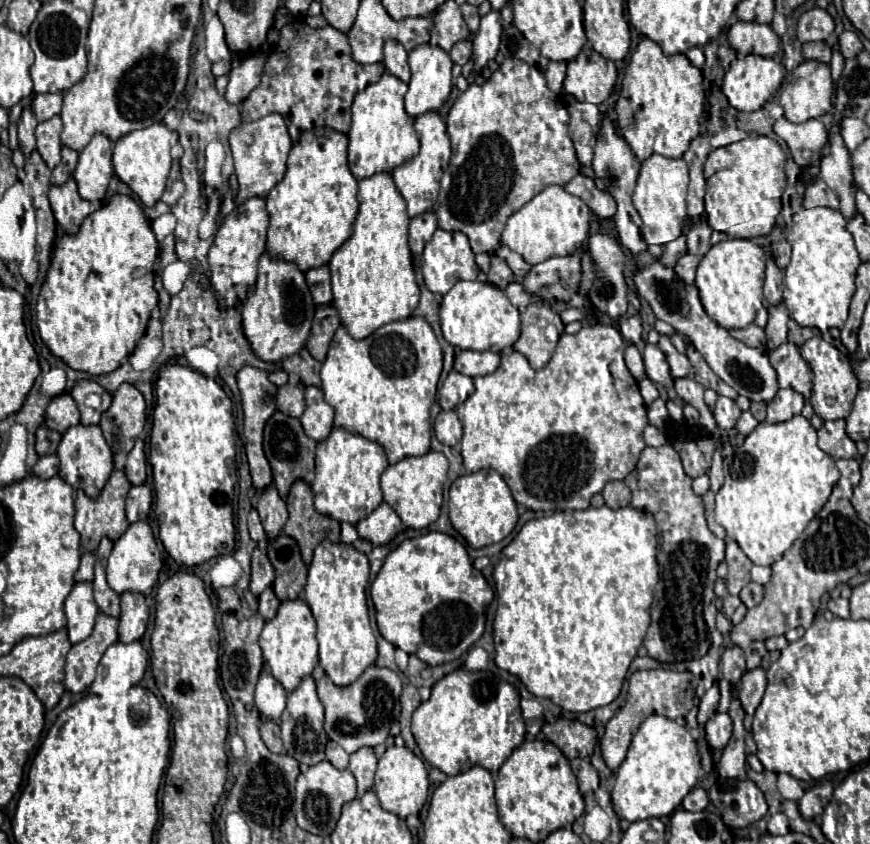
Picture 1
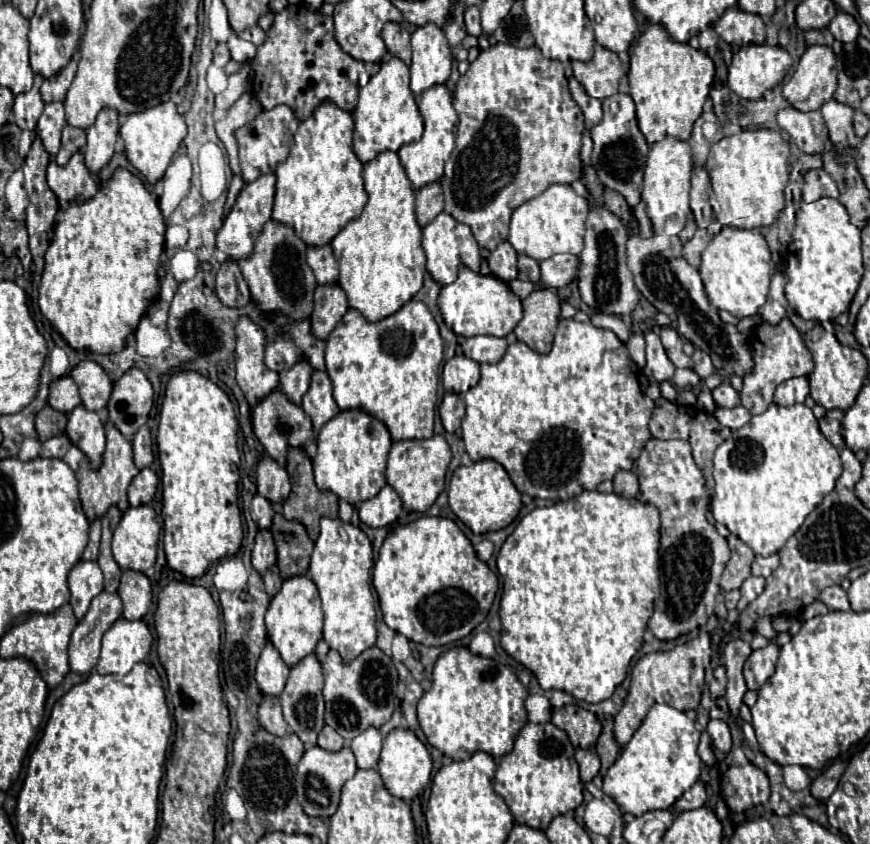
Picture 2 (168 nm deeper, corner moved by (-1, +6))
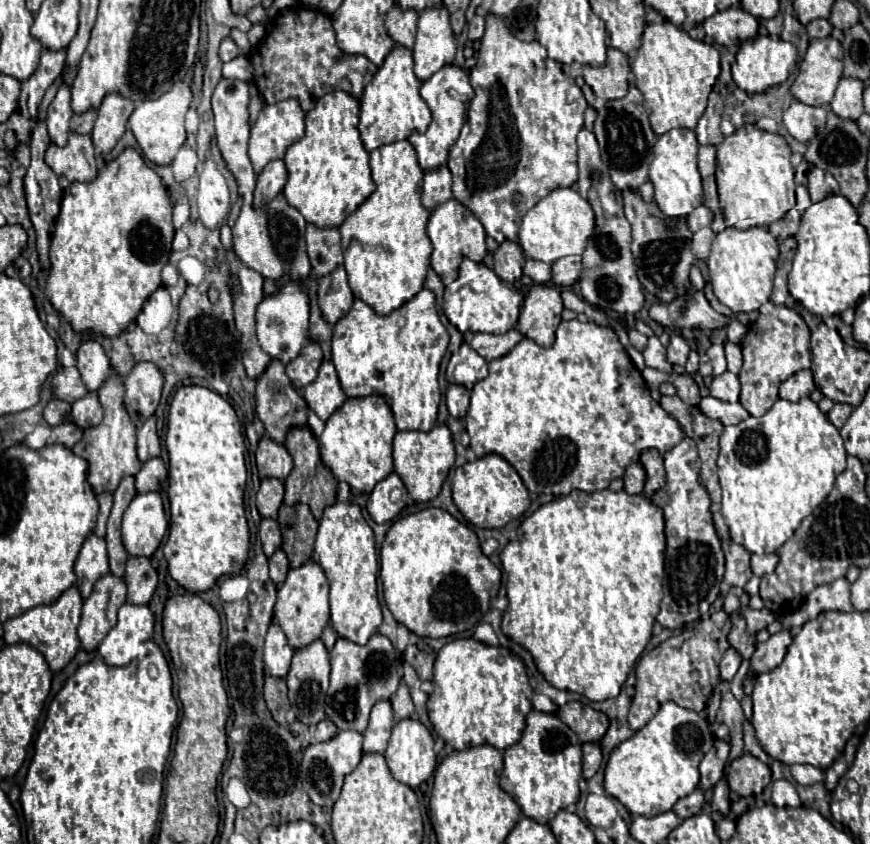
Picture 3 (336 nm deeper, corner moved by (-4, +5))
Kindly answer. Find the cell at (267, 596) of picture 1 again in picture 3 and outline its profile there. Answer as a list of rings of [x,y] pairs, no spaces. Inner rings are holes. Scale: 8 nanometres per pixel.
[[[278,549],[268,561],[270,561],[270,579],[274,581],[276,587],[282,587],[282,583],[284,583],[284,579],[286,579],[286,573],[288,573],[288,569],[290,569],[284,551]]]

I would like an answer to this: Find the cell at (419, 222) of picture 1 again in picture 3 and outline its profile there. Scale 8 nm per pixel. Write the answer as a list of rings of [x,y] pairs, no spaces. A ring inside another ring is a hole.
[[[440,167],[438,171],[424,173],[422,185],[422,205],[428,211],[434,211],[438,205],[452,199],[452,175],[448,167]]]

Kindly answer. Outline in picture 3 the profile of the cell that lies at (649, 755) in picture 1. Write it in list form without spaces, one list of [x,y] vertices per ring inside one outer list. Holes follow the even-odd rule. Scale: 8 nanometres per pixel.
[[[664,703],[640,731],[612,751],[606,765],[604,789],[632,815],[654,817],[666,813],[678,799],[698,789],[698,765],[710,749],[710,741],[712,733],[704,717],[696,711],[678,707],[676,703]]]

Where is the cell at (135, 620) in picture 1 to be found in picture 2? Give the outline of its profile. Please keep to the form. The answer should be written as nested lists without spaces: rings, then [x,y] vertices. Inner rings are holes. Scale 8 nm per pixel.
[[[125,570],[119,584],[119,596],[123,600],[123,618],[141,620],[151,604],[151,584],[143,572]]]

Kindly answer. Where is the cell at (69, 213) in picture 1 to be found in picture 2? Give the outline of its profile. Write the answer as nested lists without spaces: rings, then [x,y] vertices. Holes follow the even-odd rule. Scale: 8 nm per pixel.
[[[75,152],[65,166],[51,160],[47,166],[47,184],[61,204],[69,204],[73,200],[83,202],[97,192],[97,182],[85,166],[83,152]]]

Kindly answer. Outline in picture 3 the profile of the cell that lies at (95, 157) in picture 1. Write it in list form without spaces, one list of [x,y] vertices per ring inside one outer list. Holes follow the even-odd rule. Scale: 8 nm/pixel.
[[[116,93],[106,95],[98,109],[98,117],[92,129],[94,147],[98,147],[104,155],[108,155],[118,143],[118,139],[124,135],[132,111],[134,111],[134,103],[130,99],[124,99]]]

